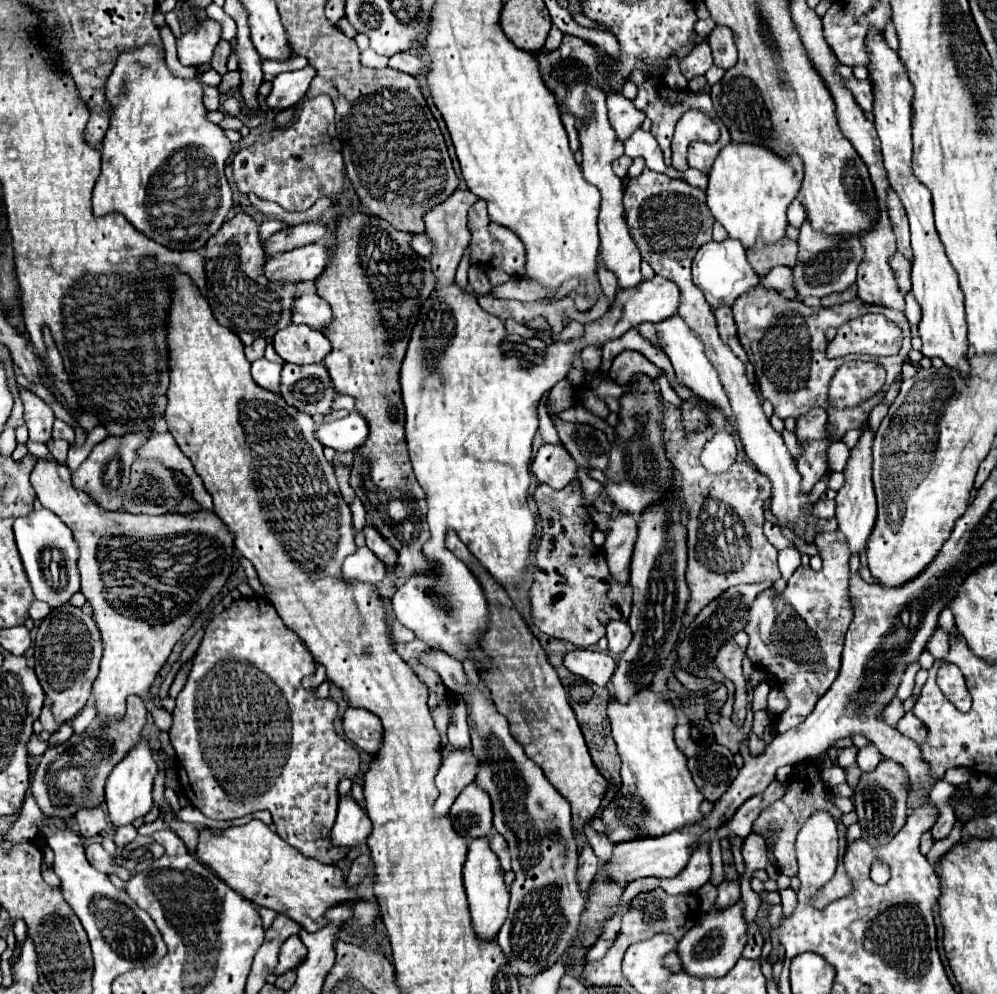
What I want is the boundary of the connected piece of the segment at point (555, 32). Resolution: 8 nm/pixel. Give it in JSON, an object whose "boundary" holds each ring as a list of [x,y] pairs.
{"boundary":[[[552,25],[544,45],[544,50],[556,50],[560,46],[560,42],[562,42],[562,36],[564,34],[555,25]]]}

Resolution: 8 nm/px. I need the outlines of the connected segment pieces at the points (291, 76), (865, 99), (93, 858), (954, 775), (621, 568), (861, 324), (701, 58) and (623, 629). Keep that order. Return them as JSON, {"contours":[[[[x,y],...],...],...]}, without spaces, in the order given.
{"contours":[[[[306,66],[304,70],[296,70],[296,72],[278,74],[276,80],[272,82],[268,106],[274,110],[286,110],[296,106],[304,98],[314,76],[316,76],[316,70],[312,66]]],[[[852,76],[852,78],[846,78],[846,80],[844,80],[844,86],[852,92],[856,104],[858,104],[864,112],[870,112],[870,110],[872,110],[874,94],[872,94],[872,84],[870,84],[870,80],[856,80],[856,78]]],[[[98,842],[88,844],[88,846],[86,846],[86,858],[88,858],[88,862],[90,862],[96,870],[100,870],[100,872],[104,872],[104,874],[116,874],[116,870],[114,870],[114,856],[108,854],[108,852],[102,848],[102,844],[98,844]]],[[[950,768],[946,772],[944,780],[950,782],[950,784],[954,784],[954,786],[966,786],[968,780],[970,780],[970,776],[972,776],[972,772],[966,770],[966,768]]],[[[614,514],[606,526],[606,542],[604,552],[610,566],[612,576],[618,582],[628,582],[630,578],[630,558],[636,542],[636,520],[632,514]]],[[[864,314],[838,328],[836,338],[828,344],[828,358],[840,358],[846,354],[870,354],[890,356],[902,346],[902,330],[886,320],[882,314]]],[[[708,42],[696,44],[694,50],[692,50],[684,60],[680,60],[682,74],[684,74],[688,80],[706,74],[706,70],[708,70],[712,64],[714,64],[714,60],[712,60],[712,54],[710,54],[710,46],[708,46]]],[[[612,620],[606,626],[606,640],[608,640],[608,650],[612,654],[622,654],[632,640],[632,630],[630,630],[628,622]]]]}

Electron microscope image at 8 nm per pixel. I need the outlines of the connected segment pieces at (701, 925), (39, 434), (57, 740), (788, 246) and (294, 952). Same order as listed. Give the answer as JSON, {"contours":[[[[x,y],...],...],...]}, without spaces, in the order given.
{"contours":[[[[738,900],[726,910],[712,910],[698,920],[694,928],[678,942],[678,956],[688,974],[698,978],[720,978],[740,960],[748,942],[748,924],[744,920],[744,904]]],[[[18,386],[18,390],[20,390],[20,398],[24,402],[24,422],[28,426],[30,440],[46,444],[52,438],[52,424],[56,420],[52,408],[42,398],[32,394],[30,390],[20,388],[20,386]]],[[[63,724],[59,730],[52,734],[49,738],[49,742],[52,744],[62,744],[69,740],[73,734],[73,729],[71,725]]],[[[780,238],[778,242],[766,246],[766,242],[758,242],[748,250],[748,262],[760,276],[766,276],[774,266],[794,266],[798,256],[798,244],[790,238]]],[[[290,936],[282,948],[280,948],[280,954],[278,954],[278,966],[274,968],[274,974],[280,976],[296,966],[300,966],[306,958],[306,946],[302,946],[302,940],[298,936]]]]}

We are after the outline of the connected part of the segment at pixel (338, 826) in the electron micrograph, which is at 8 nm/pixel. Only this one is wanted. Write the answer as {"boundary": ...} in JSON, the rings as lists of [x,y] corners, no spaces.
{"boundary":[[[350,796],[340,798],[338,818],[332,828],[332,842],[336,846],[358,846],[366,842],[372,832],[372,822],[362,806]]]}

